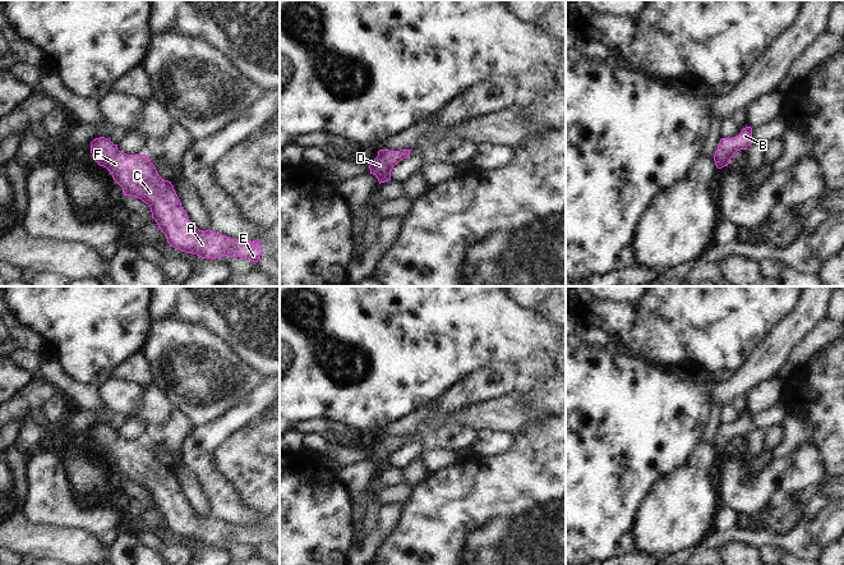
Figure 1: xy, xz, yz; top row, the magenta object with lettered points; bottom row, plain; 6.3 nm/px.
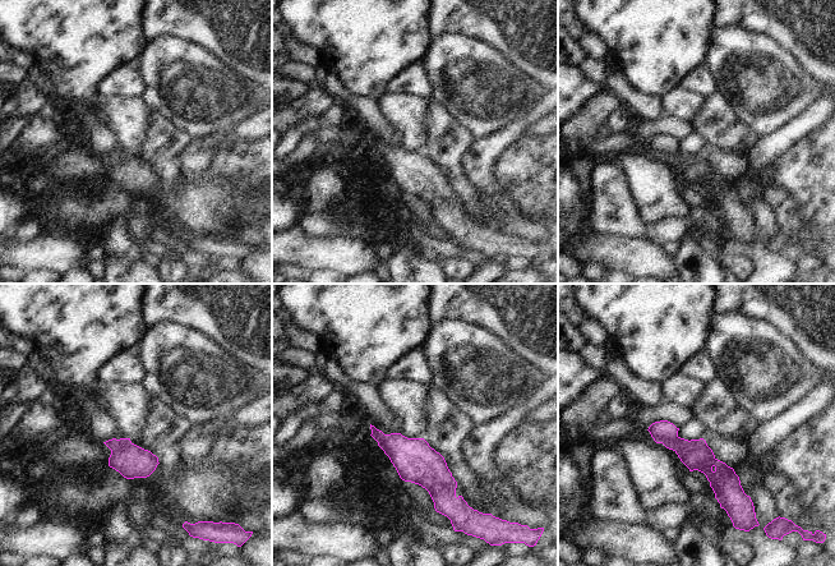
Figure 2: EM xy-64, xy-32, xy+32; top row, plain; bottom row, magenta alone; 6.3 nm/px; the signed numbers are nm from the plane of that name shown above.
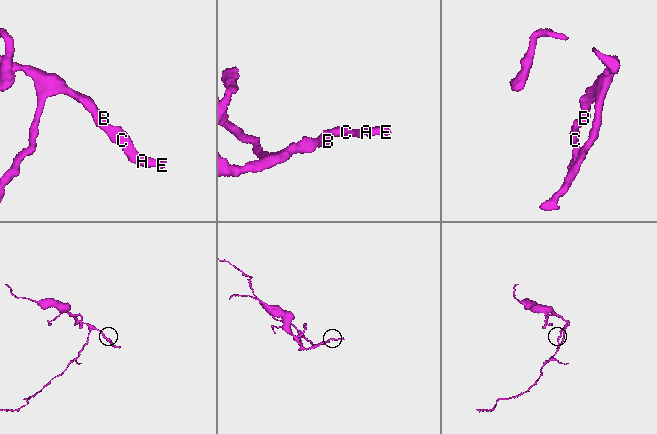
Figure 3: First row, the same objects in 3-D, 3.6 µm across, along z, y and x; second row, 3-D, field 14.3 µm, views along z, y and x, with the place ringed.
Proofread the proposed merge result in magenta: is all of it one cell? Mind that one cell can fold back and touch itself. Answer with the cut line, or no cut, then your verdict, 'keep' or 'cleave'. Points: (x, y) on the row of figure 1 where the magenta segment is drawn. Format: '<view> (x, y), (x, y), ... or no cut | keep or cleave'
no cut | keep

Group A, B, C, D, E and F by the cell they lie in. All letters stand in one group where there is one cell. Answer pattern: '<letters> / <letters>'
A B C D E F

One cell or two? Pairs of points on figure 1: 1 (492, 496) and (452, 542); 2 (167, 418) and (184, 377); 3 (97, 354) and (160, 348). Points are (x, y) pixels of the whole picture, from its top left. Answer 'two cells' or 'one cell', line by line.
1: one cell
2: two cells
3: two cells

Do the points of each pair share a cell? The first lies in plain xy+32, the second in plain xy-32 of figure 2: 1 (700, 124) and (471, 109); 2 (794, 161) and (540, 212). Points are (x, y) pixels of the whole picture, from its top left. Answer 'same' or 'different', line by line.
1: different
2: same

